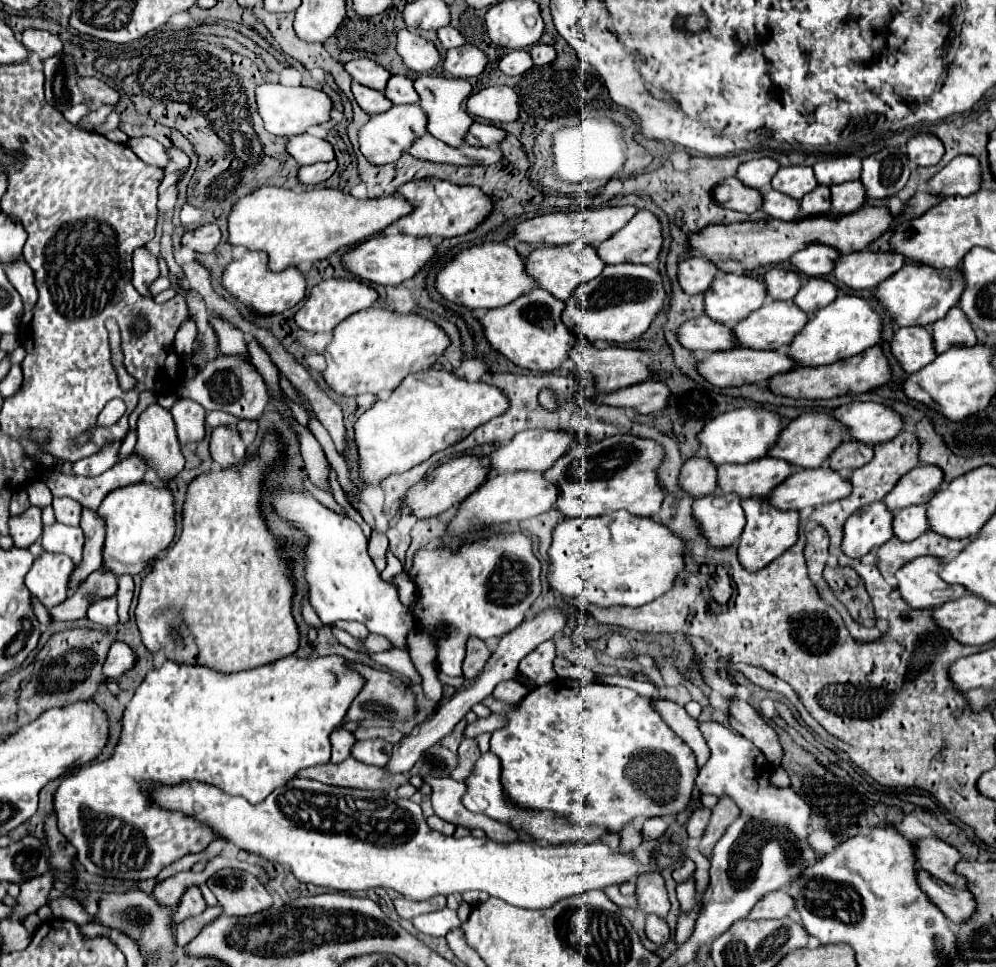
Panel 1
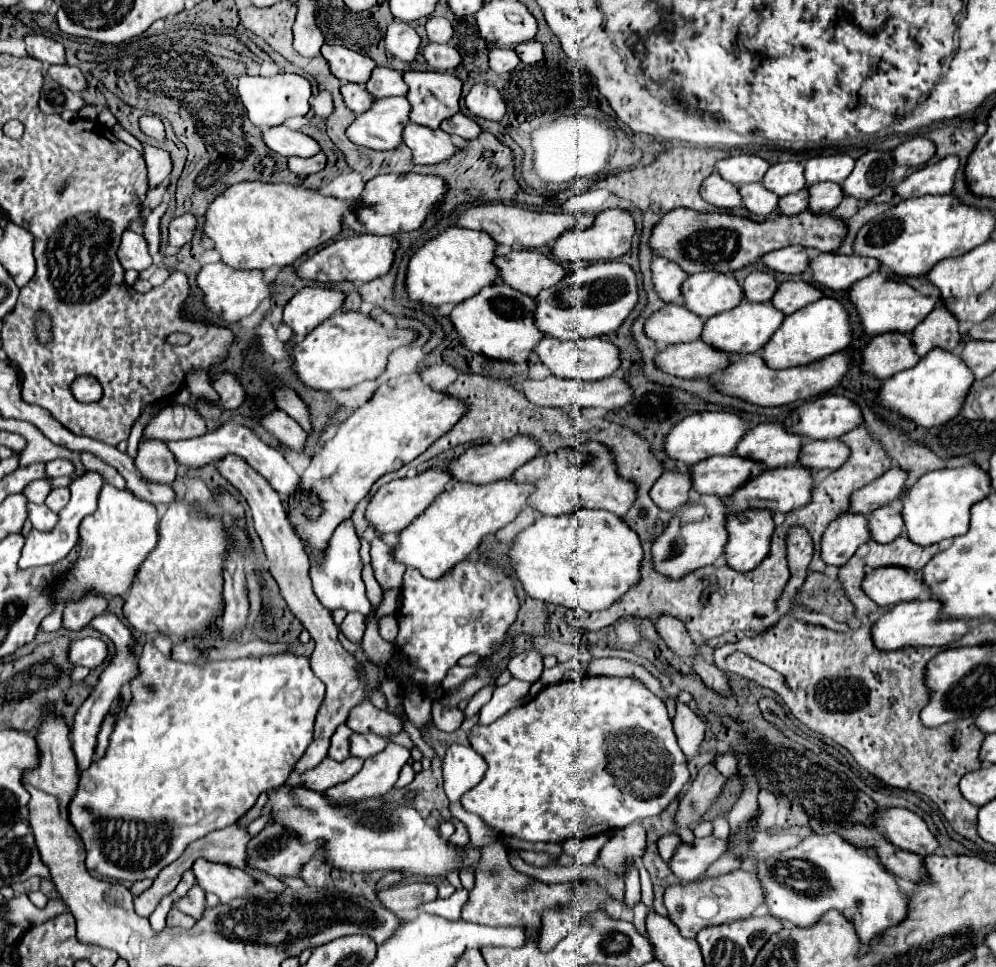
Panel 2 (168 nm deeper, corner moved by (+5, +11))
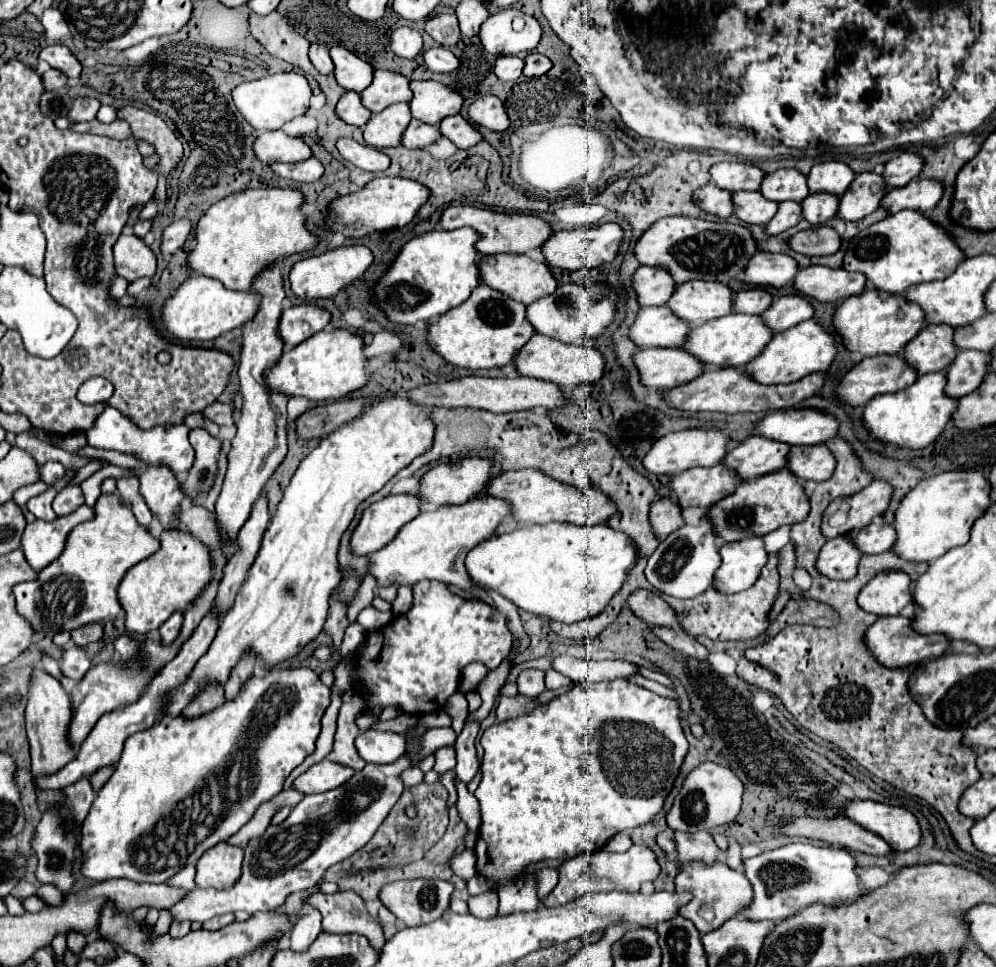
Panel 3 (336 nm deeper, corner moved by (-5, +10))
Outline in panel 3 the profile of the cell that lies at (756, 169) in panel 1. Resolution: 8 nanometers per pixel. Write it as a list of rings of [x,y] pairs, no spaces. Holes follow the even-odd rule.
[[[724,161],[714,165],[710,169],[710,175],[712,175],[710,181],[714,185],[736,193],[736,191],[758,191],[766,173],[750,163]]]

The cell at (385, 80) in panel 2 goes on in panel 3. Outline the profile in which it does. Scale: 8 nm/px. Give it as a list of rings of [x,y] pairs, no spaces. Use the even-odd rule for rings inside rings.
[[[376,71],[374,81],[366,91],[360,93],[364,107],[368,107],[372,113],[378,113],[386,109],[392,103],[410,101],[412,91],[408,87],[408,79],[394,71]]]

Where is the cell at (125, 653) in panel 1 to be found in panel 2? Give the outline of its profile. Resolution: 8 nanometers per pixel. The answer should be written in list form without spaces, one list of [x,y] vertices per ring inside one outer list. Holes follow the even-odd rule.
[[[100,638],[76,640],[68,650],[68,658],[72,666],[86,666],[90,670],[100,666],[106,656],[108,656],[108,646]]]

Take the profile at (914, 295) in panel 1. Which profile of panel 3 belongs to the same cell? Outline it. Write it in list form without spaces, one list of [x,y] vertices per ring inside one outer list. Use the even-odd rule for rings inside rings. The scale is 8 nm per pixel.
[[[876,289],[852,295],[844,299],[834,315],[834,323],[844,337],[844,343],[850,351],[858,351],[864,357],[878,353],[900,353],[908,341],[912,341],[926,323],[926,313],[918,303],[898,303],[896,295],[884,295]]]

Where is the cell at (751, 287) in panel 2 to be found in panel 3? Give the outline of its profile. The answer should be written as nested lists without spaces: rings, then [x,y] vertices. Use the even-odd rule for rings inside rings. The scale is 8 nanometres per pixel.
[[[750,287],[736,295],[734,299],[734,311],[736,313],[750,313],[750,315],[762,315],[772,303],[772,295],[762,287]]]

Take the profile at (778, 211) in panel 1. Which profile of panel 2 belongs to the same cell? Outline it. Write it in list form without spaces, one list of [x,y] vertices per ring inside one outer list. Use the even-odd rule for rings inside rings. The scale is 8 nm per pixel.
[[[760,182],[754,184],[744,184],[738,188],[742,196],[744,208],[748,208],[752,214],[772,214],[778,204],[778,196],[768,192]]]

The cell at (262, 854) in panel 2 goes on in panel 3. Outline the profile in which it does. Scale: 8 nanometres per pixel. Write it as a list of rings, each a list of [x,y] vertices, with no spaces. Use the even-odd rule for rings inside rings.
[[[406,755],[386,765],[368,763],[342,787],[320,795],[306,795],[284,823],[270,825],[260,839],[252,839],[248,843],[244,851],[242,879],[234,887],[228,887],[226,891],[190,891],[172,907],[174,921],[186,919],[202,923],[222,913],[246,911],[252,915],[256,911],[270,911],[278,909],[290,893],[314,887],[328,867],[344,861],[370,841],[404,791],[404,783],[400,779],[402,771],[414,765],[416,763]]]

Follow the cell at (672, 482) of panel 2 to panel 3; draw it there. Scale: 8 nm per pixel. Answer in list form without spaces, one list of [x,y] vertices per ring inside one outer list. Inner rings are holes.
[[[662,497],[652,503],[650,509],[650,523],[654,527],[654,533],[662,539],[666,539],[672,531],[684,525],[682,507],[676,503],[674,497]]]

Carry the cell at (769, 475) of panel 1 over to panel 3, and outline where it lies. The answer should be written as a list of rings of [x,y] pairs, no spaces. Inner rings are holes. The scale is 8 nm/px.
[[[714,465],[714,467],[692,467],[672,477],[668,483],[672,497],[678,499],[682,507],[702,507],[710,509],[726,495],[732,495],[740,479],[734,469]]]

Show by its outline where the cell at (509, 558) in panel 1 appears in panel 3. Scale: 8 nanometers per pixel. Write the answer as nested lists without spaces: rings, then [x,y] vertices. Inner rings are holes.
[[[424,579],[412,587],[414,601],[406,615],[394,619],[388,629],[378,629],[368,635],[368,645],[364,653],[356,659],[356,677],[360,683],[366,685],[362,697],[366,701],[368,713],[380,715],[384,707],[398,707],[410,715],[426,715],[432,711],[442,709],[440,705],[458,691],[462,669],[472,663],[480,661],[488,669],[496,669],[512,649],[512,633],[506,625],[506,615],[500,613],[496,607],[480,601],[480,599],[462,599],[454,595],[446,583]]]

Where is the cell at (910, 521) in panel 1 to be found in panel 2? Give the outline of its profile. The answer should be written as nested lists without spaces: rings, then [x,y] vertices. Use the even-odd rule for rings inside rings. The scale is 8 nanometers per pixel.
[[[884,506],[868,516],[868,528],[870,528],[870,538],[874,542],[888,544],[904,532],[904,522],[898,510]]]

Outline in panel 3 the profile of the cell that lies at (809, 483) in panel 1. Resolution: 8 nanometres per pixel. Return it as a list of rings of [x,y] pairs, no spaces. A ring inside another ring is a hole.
[[[788,467],[750,479],[742,481],[738,485],[738,491],[734,495],[728,495],[726,499],[718,501],[710,509],[710,519],[714,523],[714,531],[718,531],[720,541],[738,541],[746,539],[746,535],[758,535],[764,537],[766,533],[782,527],[782,525],[794,525],[806,519],[810,511],[810,501],[808,495],[804,493],[804,485],[798,481],[794,473],[788,471]]]

